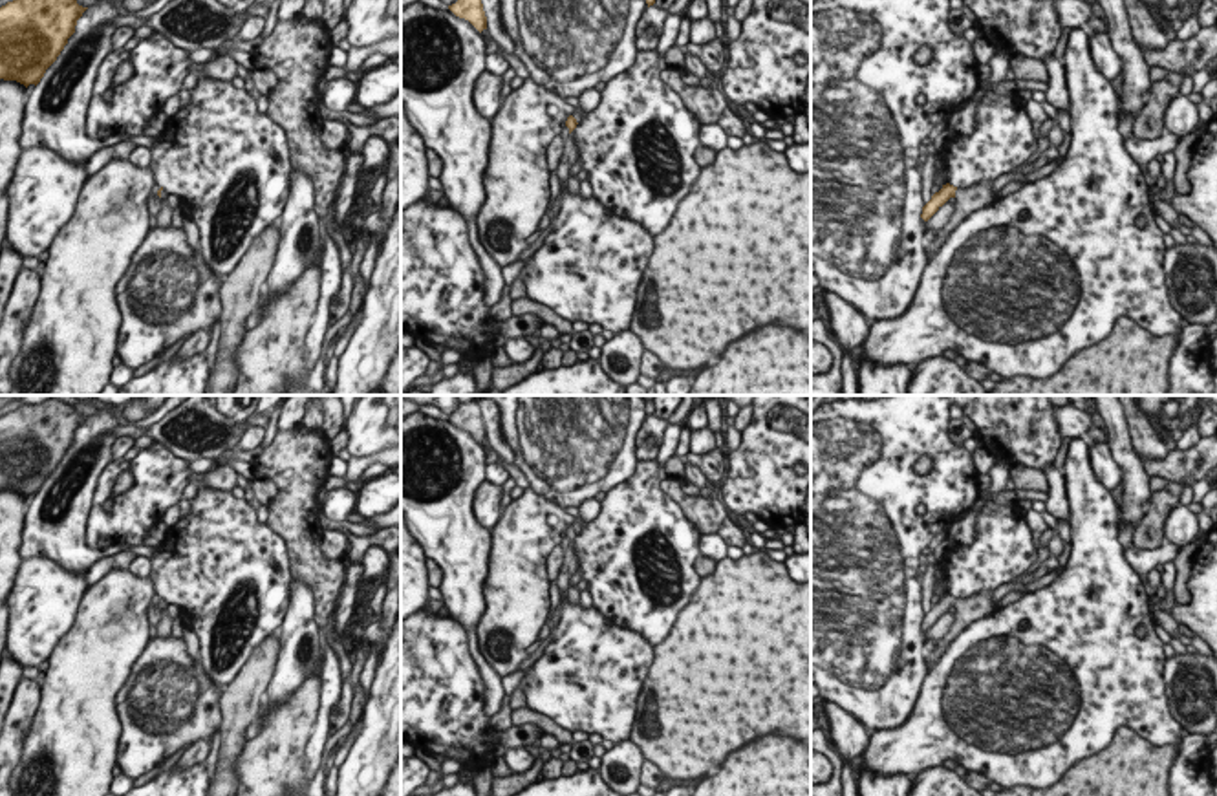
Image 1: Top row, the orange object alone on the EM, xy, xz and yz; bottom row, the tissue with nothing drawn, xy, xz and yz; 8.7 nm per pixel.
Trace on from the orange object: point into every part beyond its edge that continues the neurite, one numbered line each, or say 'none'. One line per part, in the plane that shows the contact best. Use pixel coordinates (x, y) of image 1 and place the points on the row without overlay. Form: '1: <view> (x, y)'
1: xy (165, 626)

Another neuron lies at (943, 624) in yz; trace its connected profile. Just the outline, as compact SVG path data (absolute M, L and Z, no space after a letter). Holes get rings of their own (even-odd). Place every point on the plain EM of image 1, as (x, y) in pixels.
M950 608L939 620L926 631L928 639L941 640L957 619L957 609Z

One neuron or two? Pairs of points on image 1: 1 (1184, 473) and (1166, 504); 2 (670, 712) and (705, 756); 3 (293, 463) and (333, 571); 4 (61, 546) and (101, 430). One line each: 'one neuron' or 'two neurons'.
1: two neurons
2: one neuron
3: one neuron
4: one neuron

